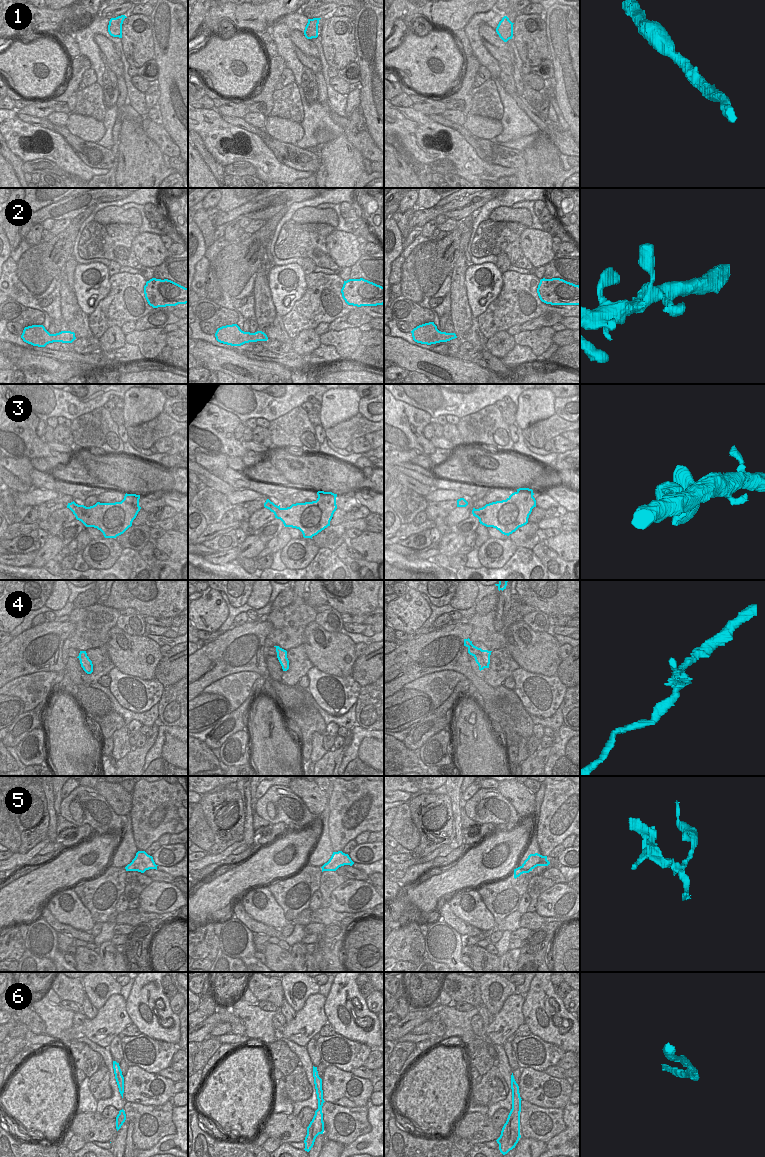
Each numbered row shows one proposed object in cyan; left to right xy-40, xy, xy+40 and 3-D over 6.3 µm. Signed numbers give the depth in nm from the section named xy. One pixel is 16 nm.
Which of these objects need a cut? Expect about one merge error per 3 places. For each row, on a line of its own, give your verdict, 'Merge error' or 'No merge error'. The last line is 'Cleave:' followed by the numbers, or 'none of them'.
1: No merge error
2: No merge error
3: No merge error
4: Merge error
5: Merge error
6: No merge error
Cleave: 4, 5.

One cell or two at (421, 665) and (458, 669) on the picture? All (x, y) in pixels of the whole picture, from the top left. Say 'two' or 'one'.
one

